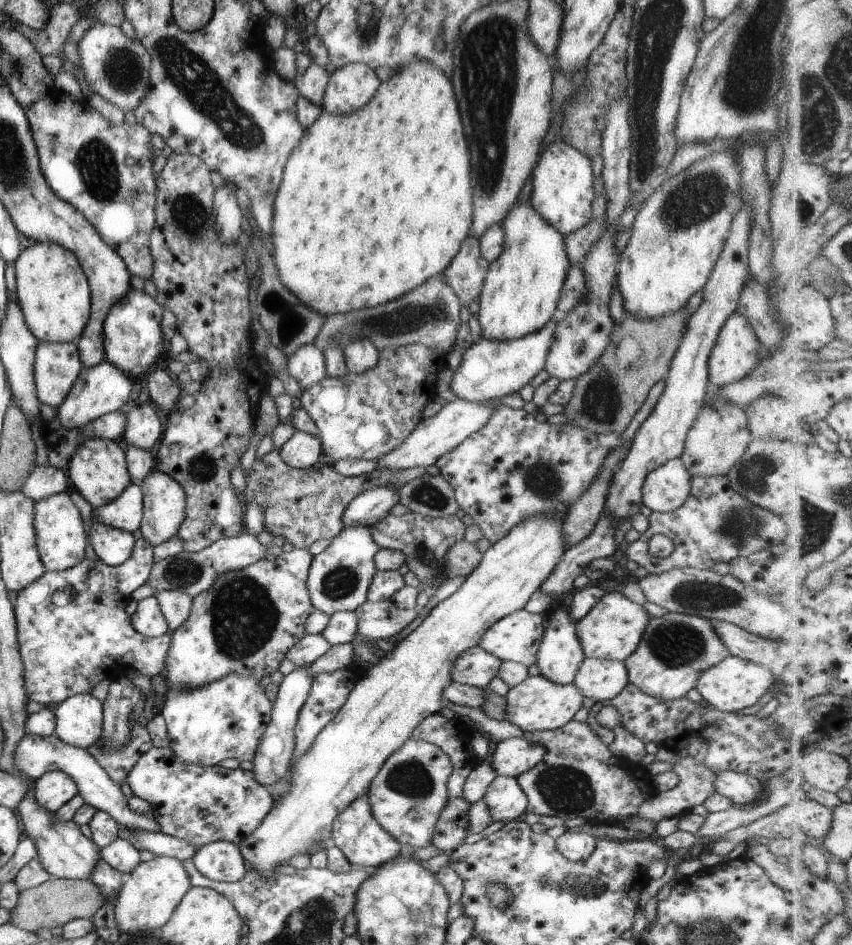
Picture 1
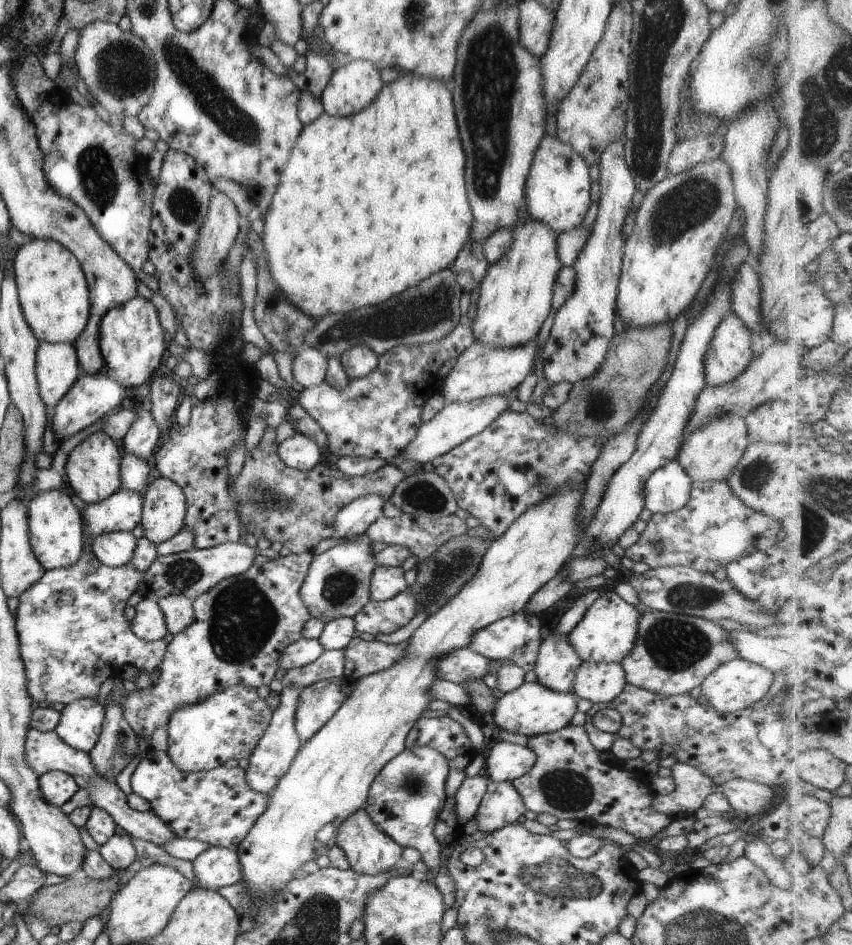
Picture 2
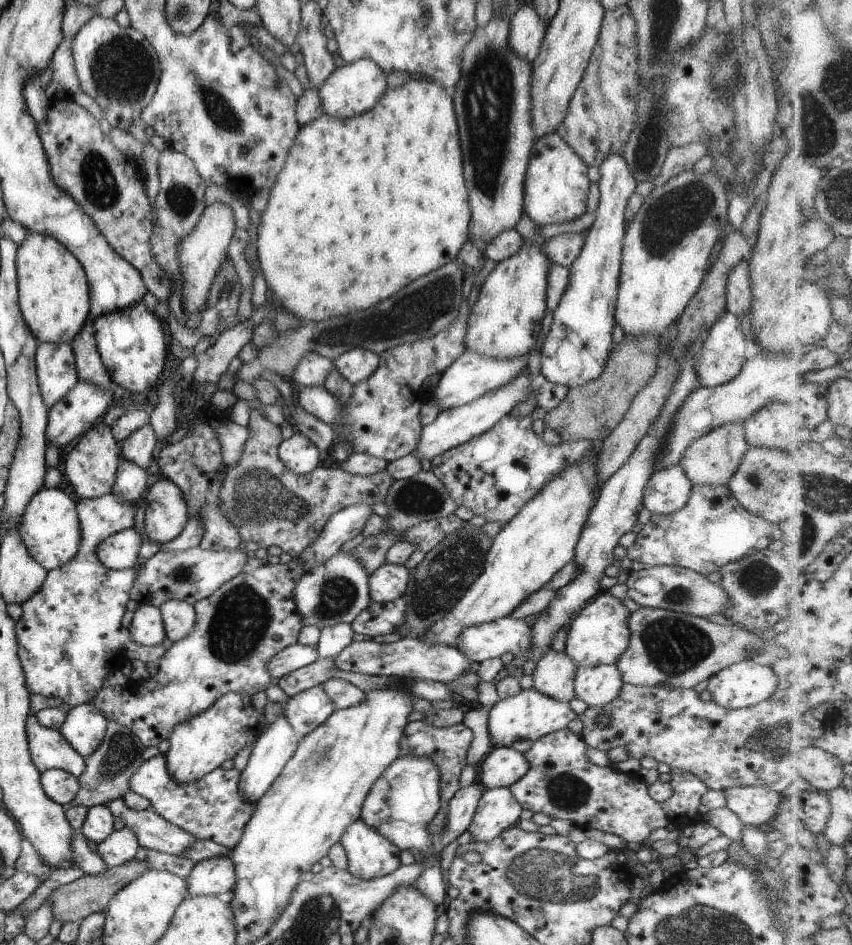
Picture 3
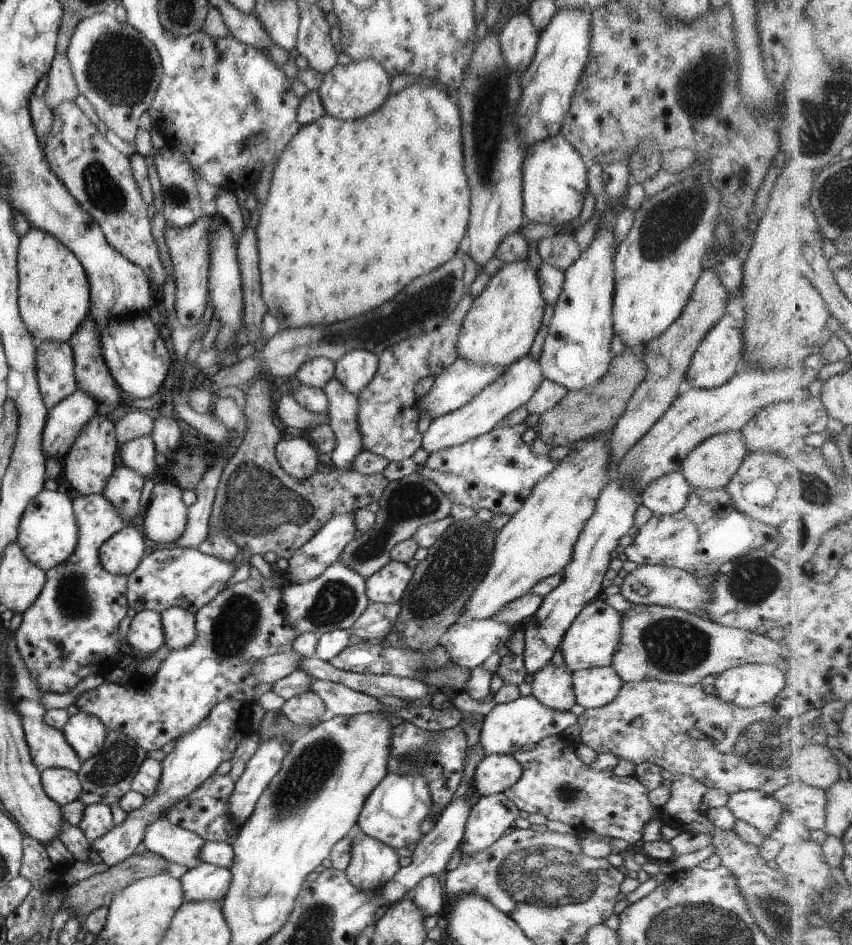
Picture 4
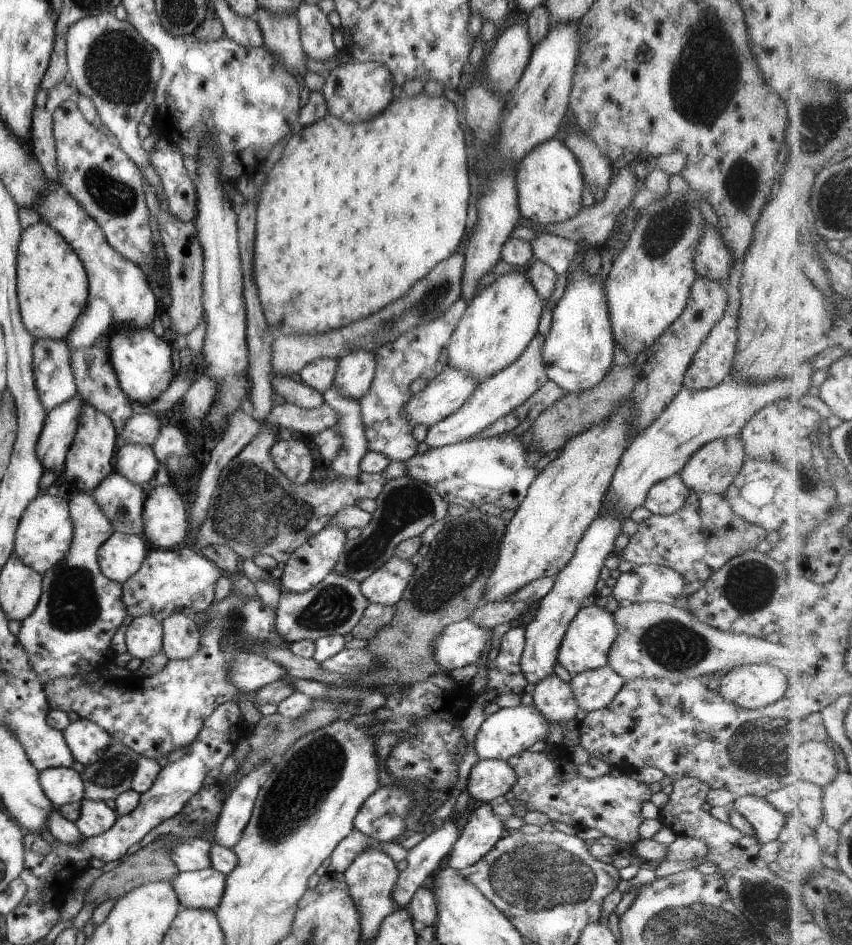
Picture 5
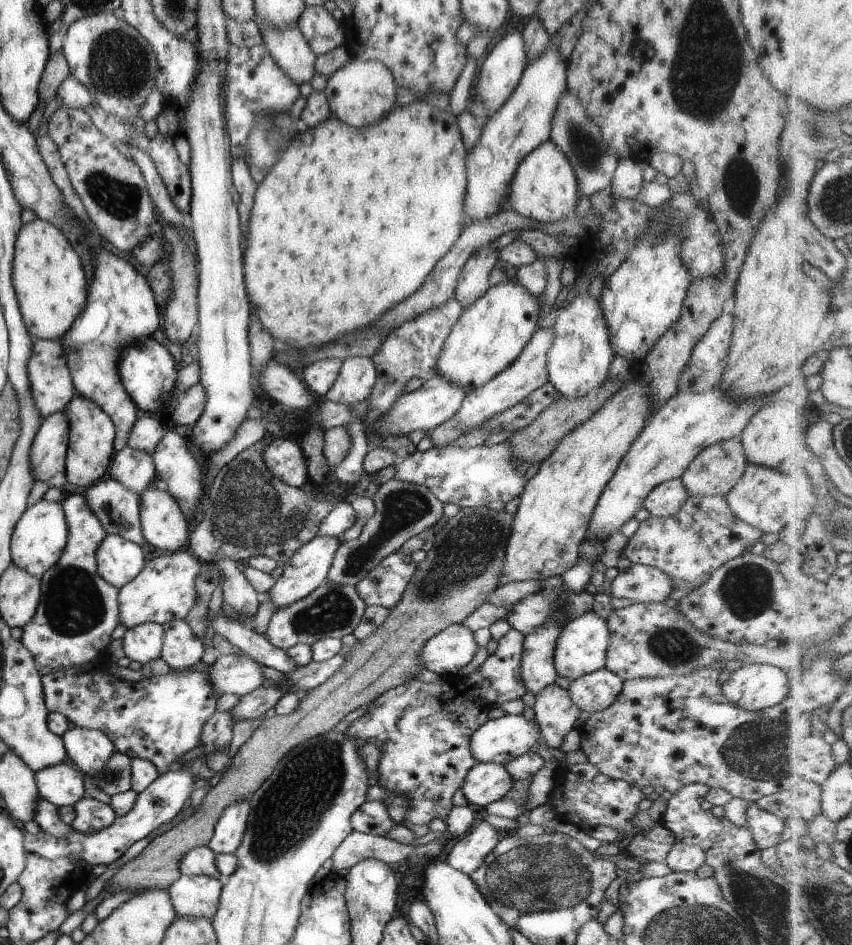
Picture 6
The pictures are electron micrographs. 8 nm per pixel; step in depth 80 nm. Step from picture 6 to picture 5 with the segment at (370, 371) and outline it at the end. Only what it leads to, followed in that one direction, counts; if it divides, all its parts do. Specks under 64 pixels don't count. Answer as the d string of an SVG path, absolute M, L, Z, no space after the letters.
M362 349L349 351L339 358L332 384L341 396L359 401L373 381L375 368L373 353Z

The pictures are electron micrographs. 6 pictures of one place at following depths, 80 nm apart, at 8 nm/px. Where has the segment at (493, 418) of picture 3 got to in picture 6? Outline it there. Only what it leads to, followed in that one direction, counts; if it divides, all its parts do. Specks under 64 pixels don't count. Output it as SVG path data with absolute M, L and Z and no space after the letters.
M538 327L533 336L521 353L509 366L507 366L502 372L499 372L496 376L493 376L491 380L485 382L483 386L475 388L466 394L461 402L461 406L456 410L455 414L451 418L447 418L445 422L435 426L427 434L433 447L443 447L449 444L453 440L456 440L461 434L476 429L481 422L485 422L487 418L491 418L493 414L497 414L515 406L517 402L523 400L525 396L529 396L533 390L536 390L539 386L548 382L546 372L546 360L545 354L549 350L553 342L553 327L552 328L541 328Z

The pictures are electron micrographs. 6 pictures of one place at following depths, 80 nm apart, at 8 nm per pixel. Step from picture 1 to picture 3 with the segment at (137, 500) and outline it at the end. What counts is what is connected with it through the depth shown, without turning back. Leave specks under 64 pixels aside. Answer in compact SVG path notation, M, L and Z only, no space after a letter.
M108 493L99 498L79 500L75 503L81 542L79 550L69 562L46 572L45 579L41 582L39 590L31 594L25 602L21 602L21 614L15 620L14 632L17 640L17 655L25 687L31 694L38 694L43 698L51 696L62 700L64 707L69 708L77 704L88 703L97 690L102 687L102 681L108 672L120 670L126 662L139 660L145 663L155 662L163 656L169 642L159 642L156 646L143 646L132 641L129 630L121 625L121 618L126 611L126 602L129 599L129 590L135 578L137 568L149 560L153 554L159 551L159 544L150 542L147 538L141 540L141 546L137 550L137 561L133 568L112 570L100 564L96 559L95 548L97 544L115 531L132 528L137 508L135 502L127 502L121 494Z

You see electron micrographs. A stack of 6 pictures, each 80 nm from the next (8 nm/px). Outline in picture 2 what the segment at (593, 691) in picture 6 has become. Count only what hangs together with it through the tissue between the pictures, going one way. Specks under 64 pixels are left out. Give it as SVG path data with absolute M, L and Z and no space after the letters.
M581 661L573 678L572 692L578 699L600 706L610 702L623 690L625 674L621 664Z

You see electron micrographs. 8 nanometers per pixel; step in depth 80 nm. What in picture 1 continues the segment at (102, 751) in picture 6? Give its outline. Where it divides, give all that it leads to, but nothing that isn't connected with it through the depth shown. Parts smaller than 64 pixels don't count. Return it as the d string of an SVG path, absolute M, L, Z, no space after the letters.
M90 694L73 695L51 708L56 720L54 735L61 742L72 747L86 749L100 738L102 729L102 703Z

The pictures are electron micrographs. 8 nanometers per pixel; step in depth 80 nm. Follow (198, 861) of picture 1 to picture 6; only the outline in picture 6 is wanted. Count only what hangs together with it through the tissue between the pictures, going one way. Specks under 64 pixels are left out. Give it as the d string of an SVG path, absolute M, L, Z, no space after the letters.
M203 874L180 875L167 889L175 915L207 918L211 921L222 886L219 880Z

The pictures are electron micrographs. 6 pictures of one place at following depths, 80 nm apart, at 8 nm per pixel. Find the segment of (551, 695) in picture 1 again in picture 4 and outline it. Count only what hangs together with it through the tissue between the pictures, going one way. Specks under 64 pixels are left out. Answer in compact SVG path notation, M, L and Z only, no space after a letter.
M517 698L515 701L500 703L489 710L482 718L479 730L479 743L485 755L511 755L527 744L536 744L547 736L560 735L563 730L576 722L576 717L569 710L553 710L543 706L537 698Z

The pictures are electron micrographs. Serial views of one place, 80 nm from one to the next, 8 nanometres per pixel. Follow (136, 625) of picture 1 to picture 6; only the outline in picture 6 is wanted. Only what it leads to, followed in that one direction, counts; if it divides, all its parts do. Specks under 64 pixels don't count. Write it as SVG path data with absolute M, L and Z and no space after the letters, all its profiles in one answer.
M143 622L127 628L121 638L123 653L140 665L160 658L162 636L163 626L158 623Z

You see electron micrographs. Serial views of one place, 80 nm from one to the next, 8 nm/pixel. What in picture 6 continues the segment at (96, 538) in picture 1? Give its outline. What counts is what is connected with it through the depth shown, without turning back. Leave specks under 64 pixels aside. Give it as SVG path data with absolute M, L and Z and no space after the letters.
M113 534L106 535L95 550L97 574L117 588L135 578L144 562L145 556L139 544Z

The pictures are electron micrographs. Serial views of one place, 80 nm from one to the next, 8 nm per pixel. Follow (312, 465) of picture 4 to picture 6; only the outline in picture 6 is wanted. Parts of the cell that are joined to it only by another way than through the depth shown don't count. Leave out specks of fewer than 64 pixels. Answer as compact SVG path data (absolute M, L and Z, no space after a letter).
M273 438L265 450L263 450L263 462L265 466L279 478L283 484L289 484L292 488L307 486L307 468L305 467L305 456L295 440L287 438Z

